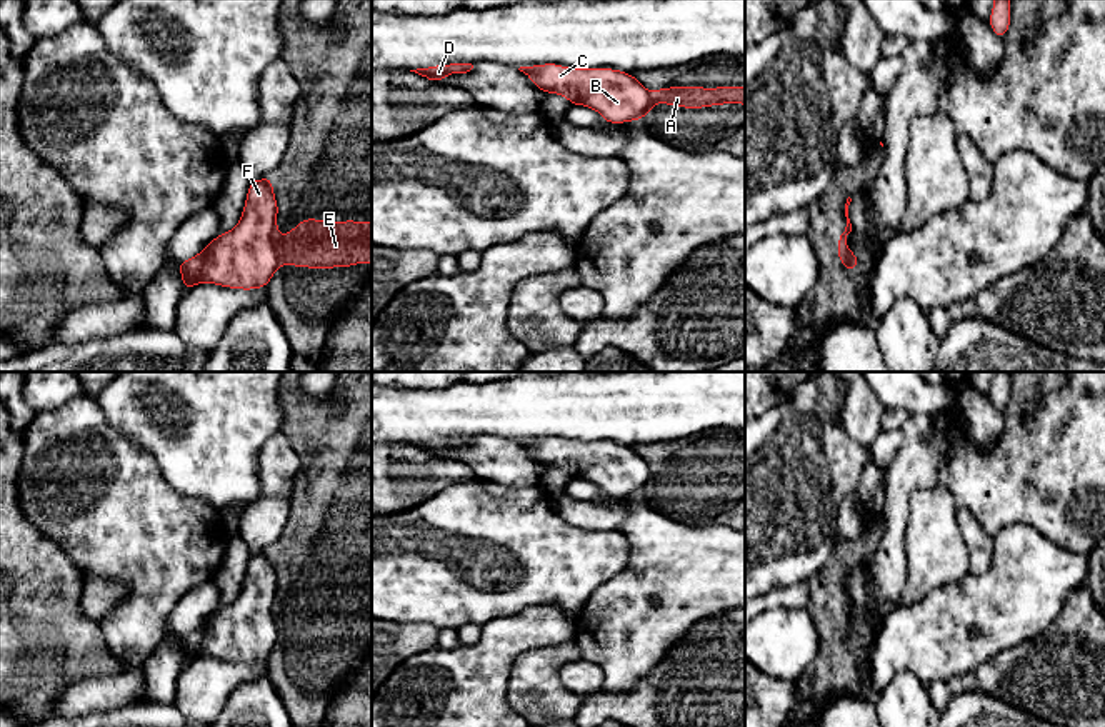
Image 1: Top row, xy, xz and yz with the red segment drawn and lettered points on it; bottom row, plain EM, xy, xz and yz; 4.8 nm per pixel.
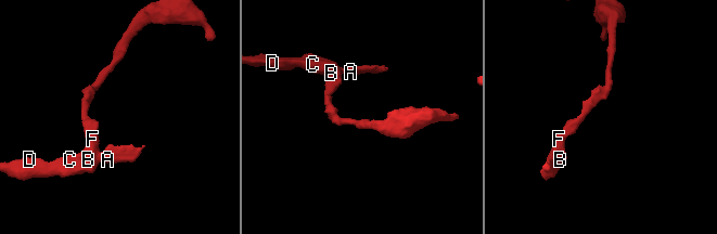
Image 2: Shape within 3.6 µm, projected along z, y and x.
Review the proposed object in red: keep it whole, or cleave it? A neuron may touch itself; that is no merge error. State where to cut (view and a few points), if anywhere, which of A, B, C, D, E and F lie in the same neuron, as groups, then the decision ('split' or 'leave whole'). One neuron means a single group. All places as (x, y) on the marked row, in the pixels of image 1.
cut in xy along (277, 244), (277, 260), (280, 264); A E / B C D F; split

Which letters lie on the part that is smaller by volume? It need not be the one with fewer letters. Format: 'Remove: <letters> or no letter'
Remove: A, E

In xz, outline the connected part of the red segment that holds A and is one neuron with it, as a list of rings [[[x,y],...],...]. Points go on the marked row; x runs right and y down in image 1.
[[[667,87],[650,92],[653,103],[667,103],[682,108],[705,108],[712,105],[745,105],[745,87]]]

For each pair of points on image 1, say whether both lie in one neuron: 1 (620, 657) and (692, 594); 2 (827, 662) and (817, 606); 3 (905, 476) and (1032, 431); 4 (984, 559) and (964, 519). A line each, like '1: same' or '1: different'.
1: same
2: same
3: same
4: same

